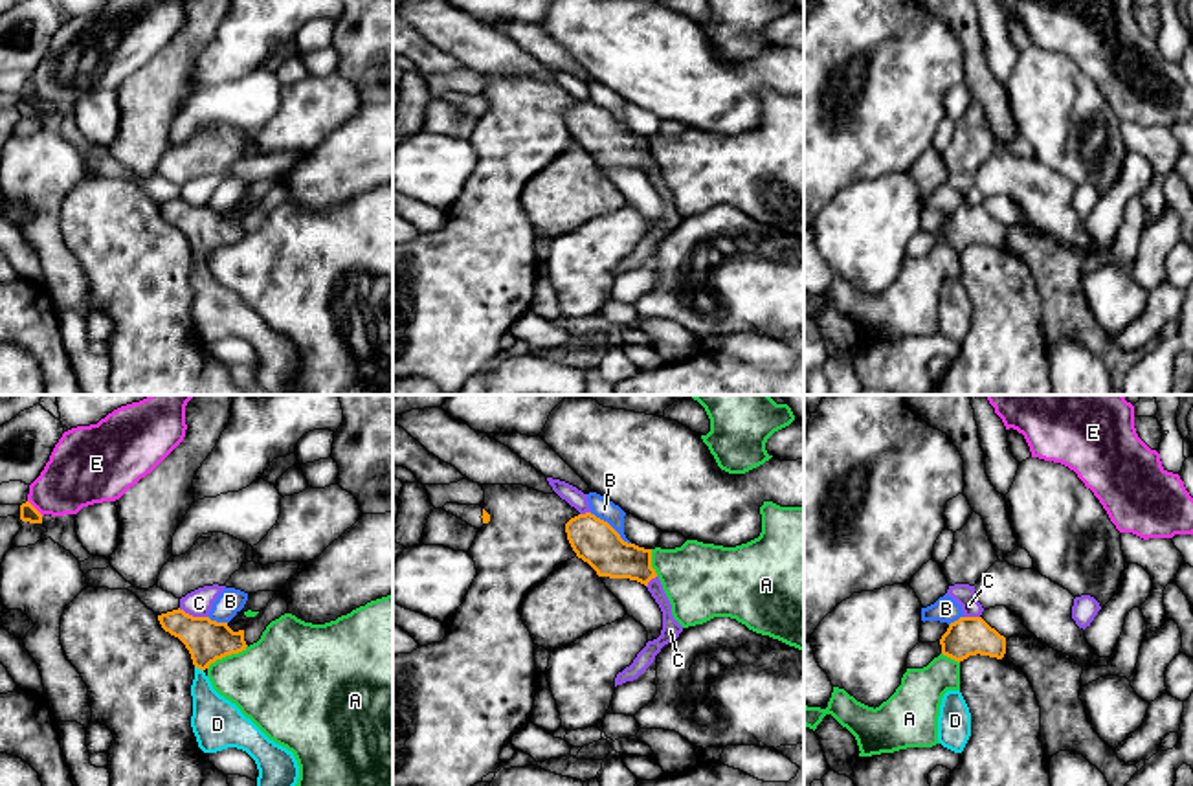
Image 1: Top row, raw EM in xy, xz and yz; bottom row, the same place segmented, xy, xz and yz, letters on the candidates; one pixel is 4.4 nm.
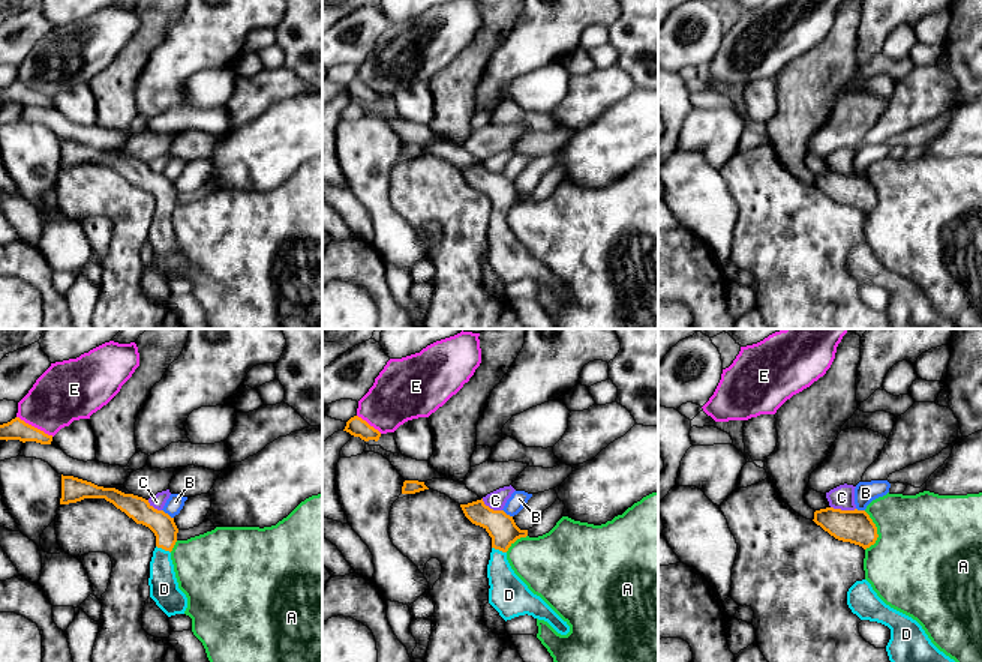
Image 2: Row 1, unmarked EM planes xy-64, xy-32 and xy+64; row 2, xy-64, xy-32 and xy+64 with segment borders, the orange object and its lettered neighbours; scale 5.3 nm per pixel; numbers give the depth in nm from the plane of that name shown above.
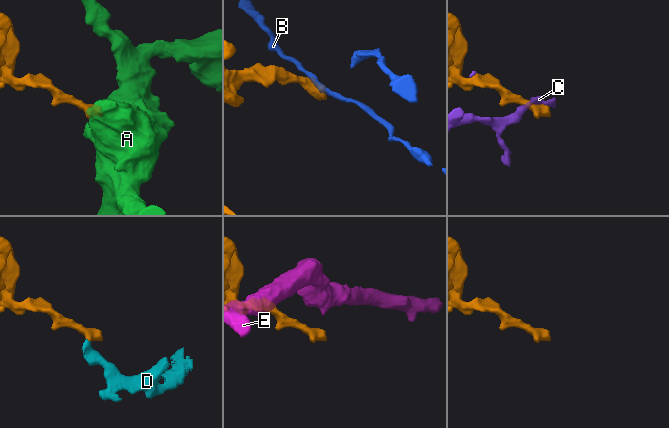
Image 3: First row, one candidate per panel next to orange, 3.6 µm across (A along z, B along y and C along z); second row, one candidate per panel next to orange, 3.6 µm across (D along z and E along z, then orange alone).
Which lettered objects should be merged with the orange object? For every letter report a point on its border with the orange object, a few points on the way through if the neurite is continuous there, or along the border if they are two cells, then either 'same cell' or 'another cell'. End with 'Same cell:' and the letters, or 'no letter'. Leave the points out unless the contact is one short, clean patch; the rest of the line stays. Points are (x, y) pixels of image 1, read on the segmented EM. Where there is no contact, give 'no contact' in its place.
A: meets orange in xy at (226, 654); border along xy (246, 645), (237, 652), (217, 658), (208, 669); another cell
B: meets orange in xz at (610, 526); border along xz (590, 513), (602, 518), (630, 544); another cell
C: meets orange in xy at (191, 616); another cell
D: meets orange in xy at (199, 667); runs through xy (206, 640), (199, 667), (200, 689), (215, 720); same cell
E: meets orange in xy at (33, 507); another cell
Same cell: D

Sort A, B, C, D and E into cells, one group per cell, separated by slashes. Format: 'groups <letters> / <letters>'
groups A / B / C / D / E

